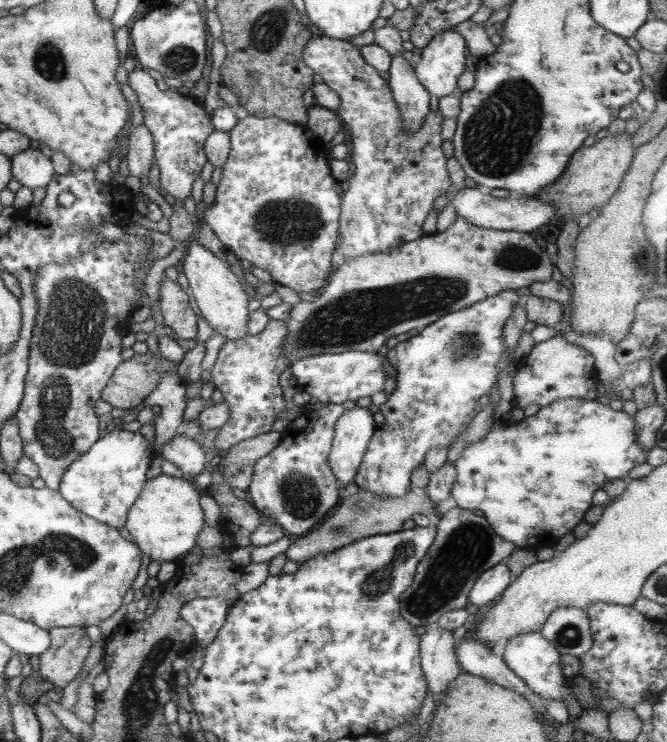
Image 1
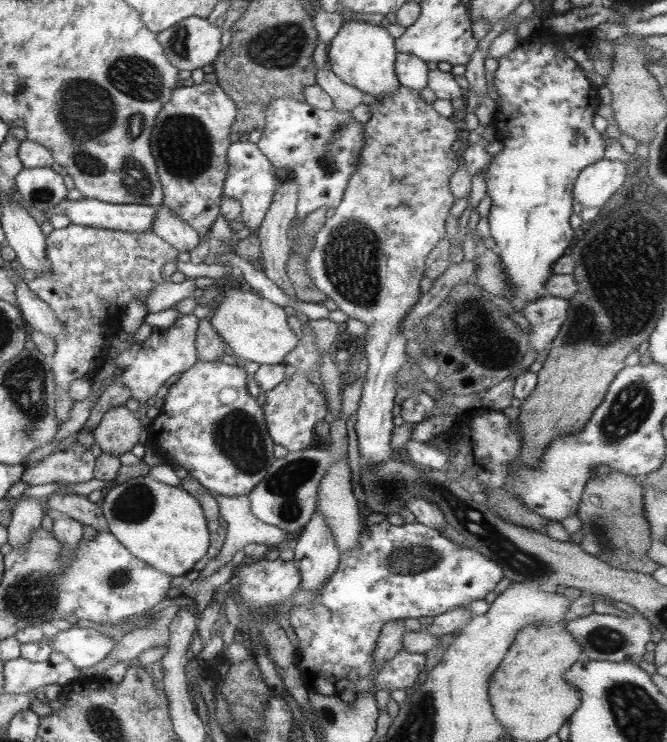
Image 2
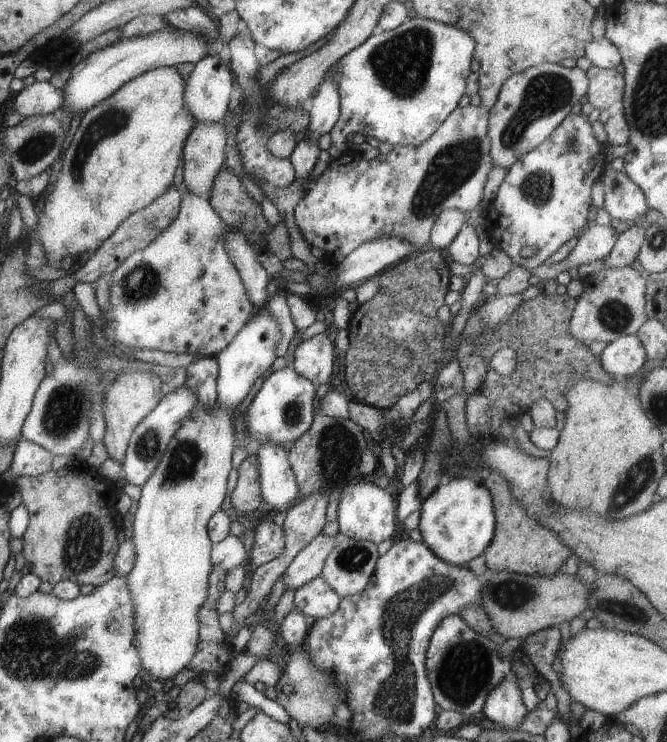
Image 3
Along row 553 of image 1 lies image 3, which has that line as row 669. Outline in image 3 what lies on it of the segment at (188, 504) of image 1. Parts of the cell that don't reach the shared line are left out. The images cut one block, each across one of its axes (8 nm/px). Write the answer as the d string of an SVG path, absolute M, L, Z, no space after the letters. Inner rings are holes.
M216 404L209 413L205 413L202 406L192 411L169 440L161 461L140 487L141 495L136 498L137 510L130 524L134 560L132 570L124 578L132 605L134 646L140 668L155 681L170 682L187 667L196 652L198 613L208 594L208 577L212 570L209 558L213 545L207 537L207 522L220 509L227 492L226 479L231 469L234 441L233 414L233 411L219 409Z

